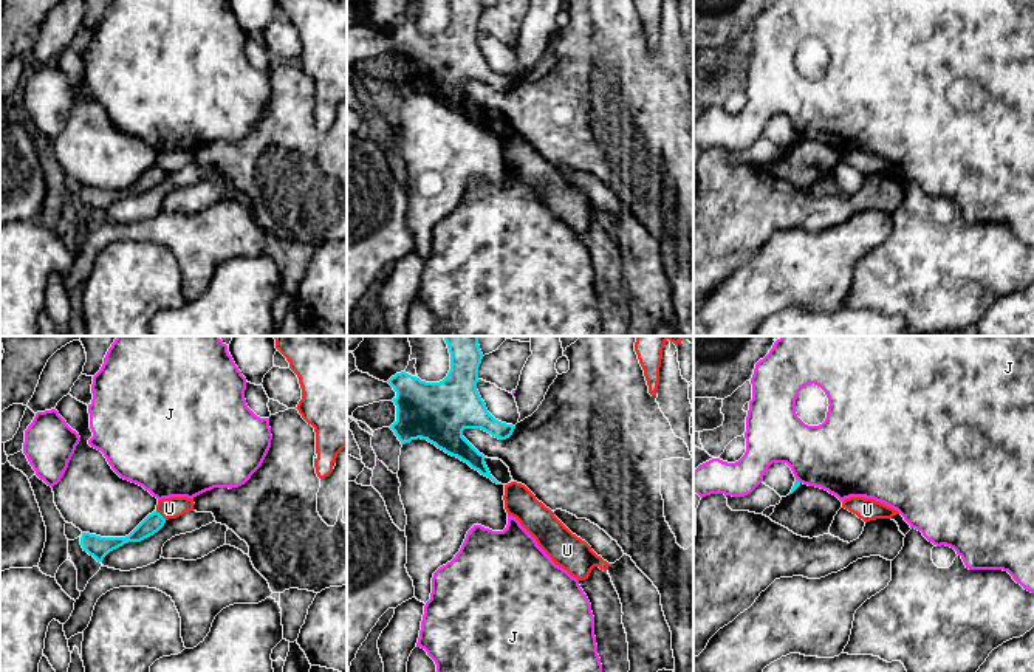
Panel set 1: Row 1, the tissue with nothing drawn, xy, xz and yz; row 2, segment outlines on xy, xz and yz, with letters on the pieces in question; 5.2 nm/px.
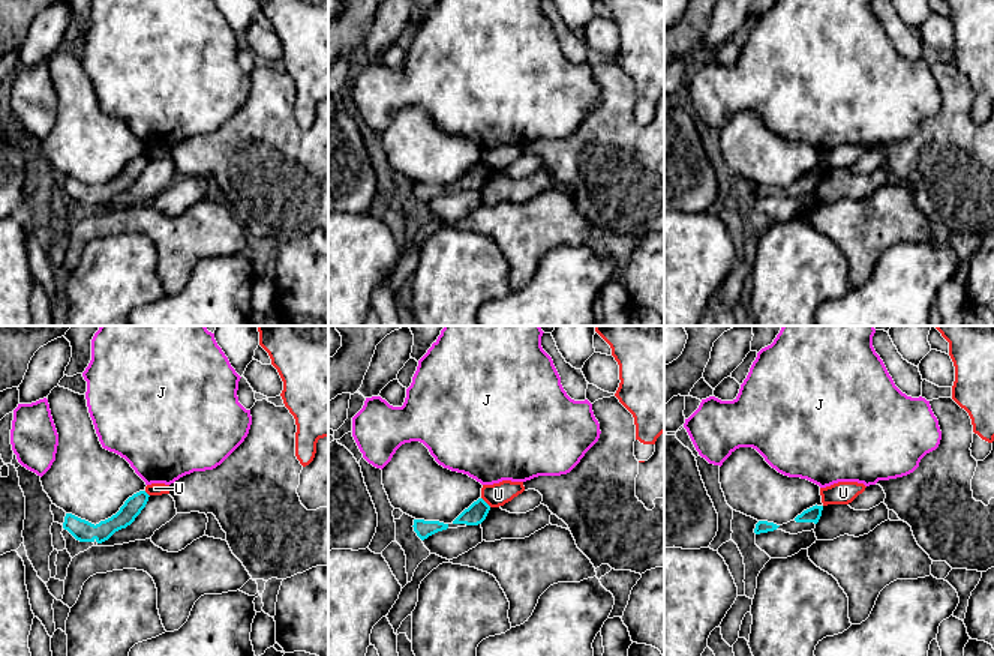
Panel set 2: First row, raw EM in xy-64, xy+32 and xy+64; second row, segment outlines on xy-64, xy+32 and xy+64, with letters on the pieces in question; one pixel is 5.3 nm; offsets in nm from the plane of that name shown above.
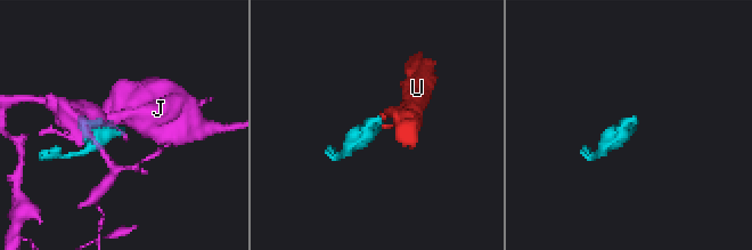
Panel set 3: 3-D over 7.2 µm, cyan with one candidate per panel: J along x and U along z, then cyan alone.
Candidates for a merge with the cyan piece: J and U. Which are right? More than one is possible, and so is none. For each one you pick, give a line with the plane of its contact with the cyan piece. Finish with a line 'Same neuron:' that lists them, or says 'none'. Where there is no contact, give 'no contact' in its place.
Same neuron: none

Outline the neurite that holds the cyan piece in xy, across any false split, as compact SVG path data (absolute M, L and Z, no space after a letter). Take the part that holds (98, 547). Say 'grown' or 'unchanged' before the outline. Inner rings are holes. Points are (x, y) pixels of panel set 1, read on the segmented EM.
unchanged; M153 511L125 537L101 537L82 533L80 545L84 551L93 556L98 562L102 562L110 551L122 547L124 543L141 542L153 536L164 526L164 523L166 519L159 513Z

